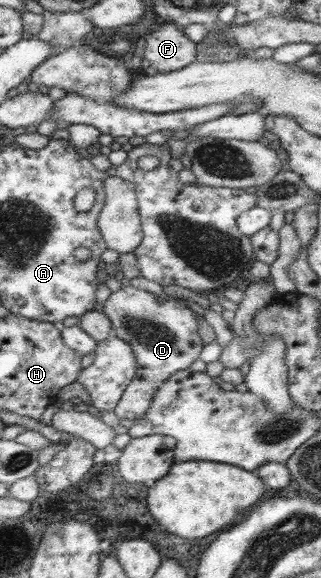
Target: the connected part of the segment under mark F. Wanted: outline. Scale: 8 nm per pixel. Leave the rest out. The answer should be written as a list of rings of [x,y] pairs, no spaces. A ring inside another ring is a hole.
[[[163,25],[144,37],[143,58],[158,72],[177,71],[196,59],[196,44],[184,35],[180,27]]]

